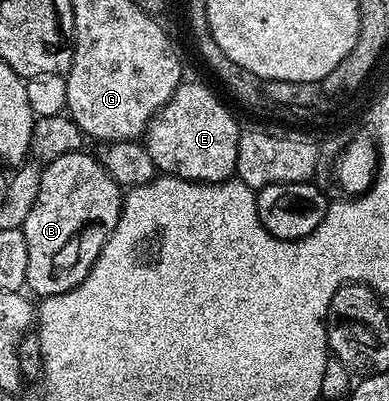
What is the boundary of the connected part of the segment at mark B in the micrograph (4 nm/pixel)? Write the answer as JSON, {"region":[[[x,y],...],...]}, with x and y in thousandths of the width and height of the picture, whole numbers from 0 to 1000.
{"region":[[[201,374],[147,389],[108,416],[95,499],[85,499],[85,519],[75,519],[75,539],[64,539],[54,566],[64,618],[75,618],[64,713],[82,736],[100,733],[103,746],[165,733],[213,706],[316,516],[319,476],[296,441],[242,382],[224,382]]]}

